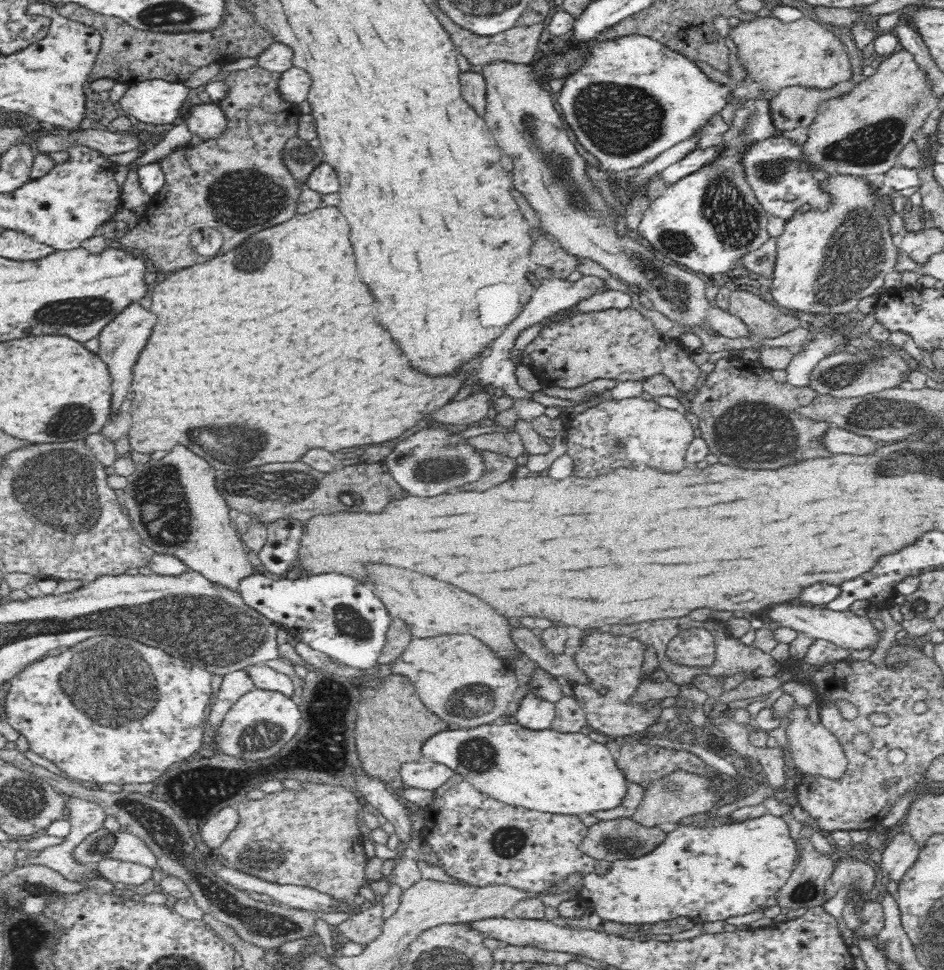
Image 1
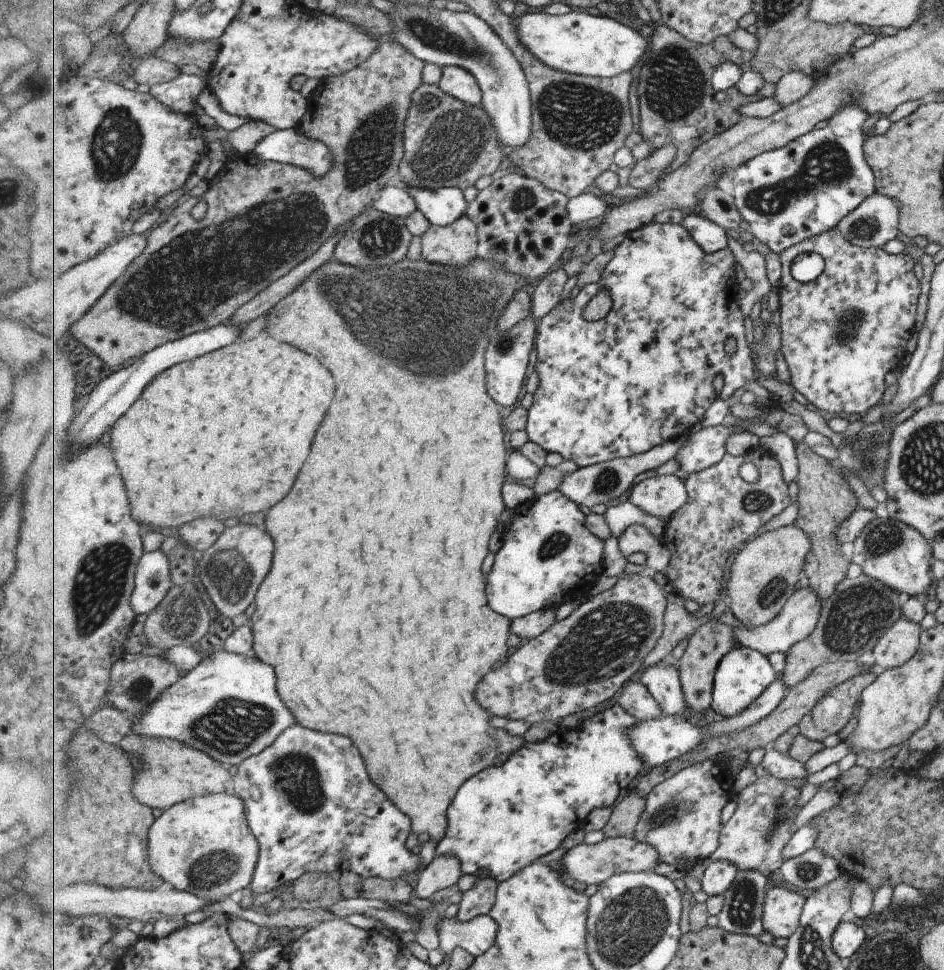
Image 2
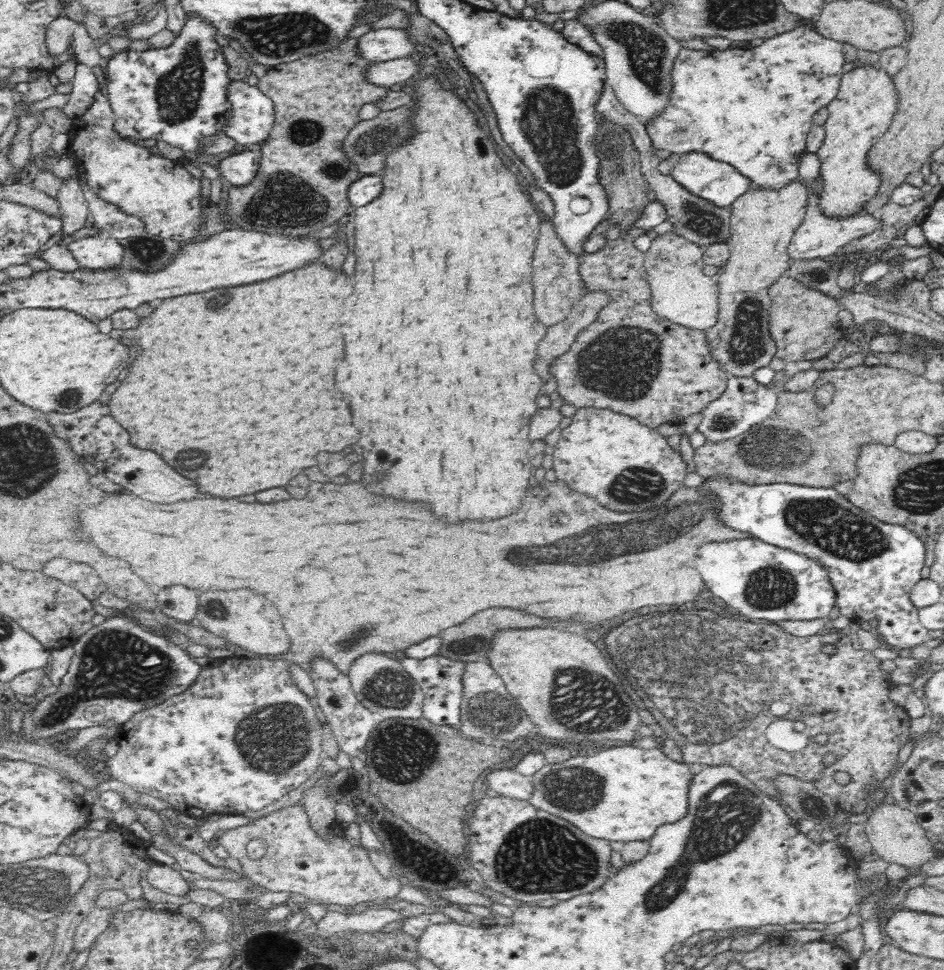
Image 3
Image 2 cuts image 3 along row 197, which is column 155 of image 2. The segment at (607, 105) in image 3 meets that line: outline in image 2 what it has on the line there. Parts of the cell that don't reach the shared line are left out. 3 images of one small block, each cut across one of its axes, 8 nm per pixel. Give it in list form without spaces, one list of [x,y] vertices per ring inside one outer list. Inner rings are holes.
[[[126,653],[112,669],[112,680],[108,699],[118,710],[125,711],[131,717],[138,717],[149,705],[159,698],[169,685],[181,677],[179,669],[163,655],[131,655]]]

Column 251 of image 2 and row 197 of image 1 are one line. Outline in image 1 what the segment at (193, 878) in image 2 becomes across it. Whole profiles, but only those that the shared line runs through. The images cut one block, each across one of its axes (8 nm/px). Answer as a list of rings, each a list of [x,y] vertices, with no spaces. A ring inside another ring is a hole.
[[[833,174],[818,182],[818,189],[831,196],[827,208],[799,209],[785,221],[784,232],[777,237],[777,259],[770,293],[778,305],[792,311],[813,315],[850,313],[862,298],[872,297],[884,286],[884,278],[895,270],[902,250],[892,242],[894,234],[890,232],[886,203],[878,186],[865,177]]]

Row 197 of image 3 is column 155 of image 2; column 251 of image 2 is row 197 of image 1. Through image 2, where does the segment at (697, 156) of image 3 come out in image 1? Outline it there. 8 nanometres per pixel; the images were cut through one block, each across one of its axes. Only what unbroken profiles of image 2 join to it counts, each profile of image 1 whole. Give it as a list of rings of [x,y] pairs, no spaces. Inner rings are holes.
[[[750,99],[742,108],[735,110],[734,118],[724,132],[722,145],[718,146],[719,156],[712,163],[702,166],[697,172],[688,174],[676,183],[666,186],[666,190],[649,205],[639,222],[639,234],[663,256],[671,258],[678,265],[685,265],[693,273],[723,275],[728,273],[746,252],[760,248],[769,235],[766,229],[768,214],[755,192],[748,184],[744,156],[748,156],[752,144],[776,137],[776,127],[772,118],[768,99]]]

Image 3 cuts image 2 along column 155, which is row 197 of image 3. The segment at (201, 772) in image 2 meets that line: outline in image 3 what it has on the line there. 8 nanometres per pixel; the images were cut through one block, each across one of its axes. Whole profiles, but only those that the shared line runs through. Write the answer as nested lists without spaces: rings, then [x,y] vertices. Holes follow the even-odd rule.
[[[799,179],[792,181],[779,191],[764,191],[764,189],[751,186],[748,192],[739,196],[730,207],[731,221],[728,241],[731,251],[728,262],[722,267],[721,273],[715,277],[719,287],[717,320],[714,326],[704,330],[710,356],[716,359],[716,363],[720,363],[720,369],[728,377],[752,377],[758,369],[768,367],[776,354],[777,346],[770,336],[769,329],[768,286],[774,285],[783,275],[787,274],[790,268],[791,258],[788,256],[787,248],[795,230],[804,220],[807,203],[808,189]]]

